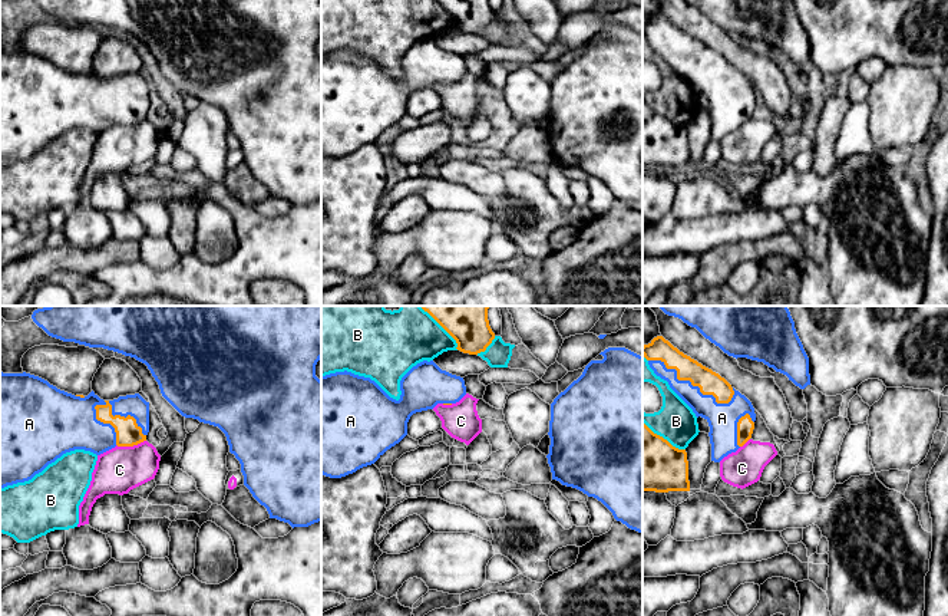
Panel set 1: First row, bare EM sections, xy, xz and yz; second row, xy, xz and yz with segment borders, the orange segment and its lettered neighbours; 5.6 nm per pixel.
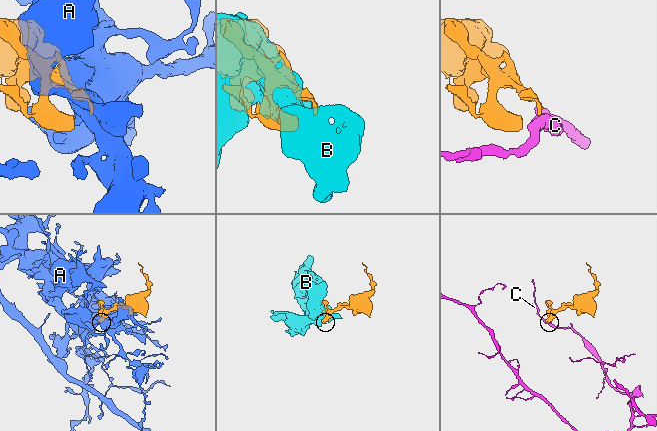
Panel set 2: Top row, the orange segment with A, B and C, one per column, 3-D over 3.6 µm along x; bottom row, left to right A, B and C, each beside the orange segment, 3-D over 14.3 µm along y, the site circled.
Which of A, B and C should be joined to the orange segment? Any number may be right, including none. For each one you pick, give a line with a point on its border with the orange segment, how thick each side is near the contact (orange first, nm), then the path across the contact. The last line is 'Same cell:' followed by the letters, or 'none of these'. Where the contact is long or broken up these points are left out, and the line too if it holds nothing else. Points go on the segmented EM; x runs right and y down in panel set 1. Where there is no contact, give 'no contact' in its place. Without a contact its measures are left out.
A: xy (119, 415) | 140/240 nm
Same cell: A

